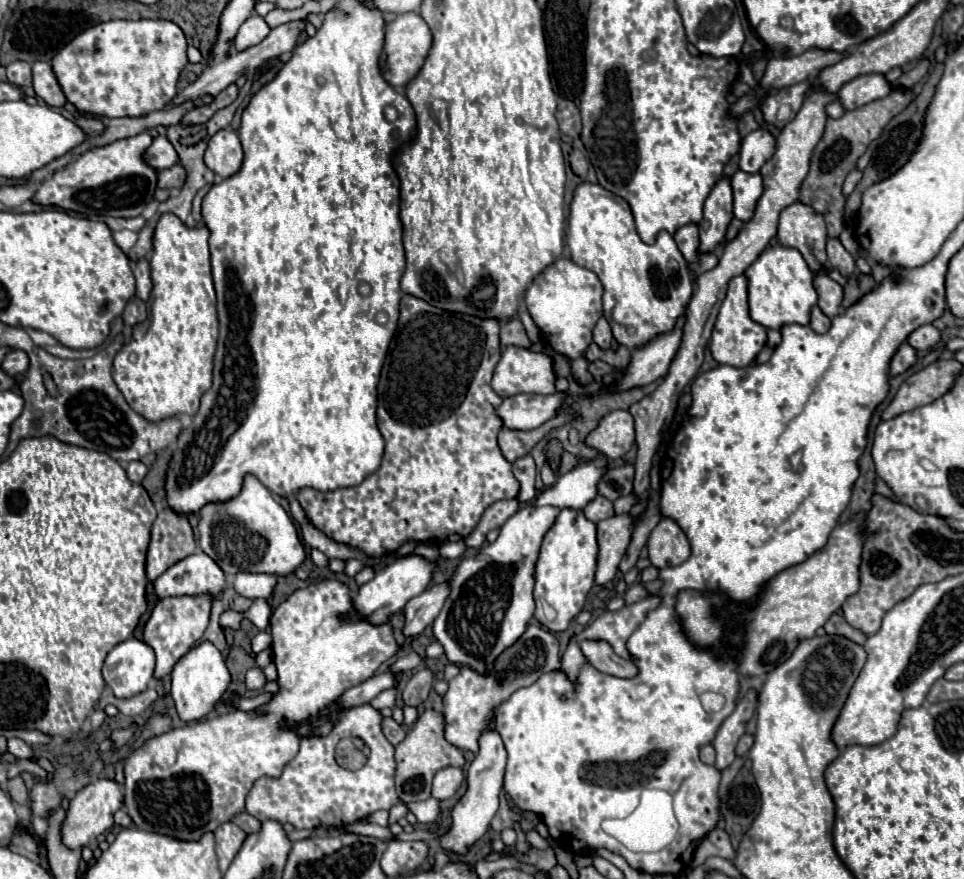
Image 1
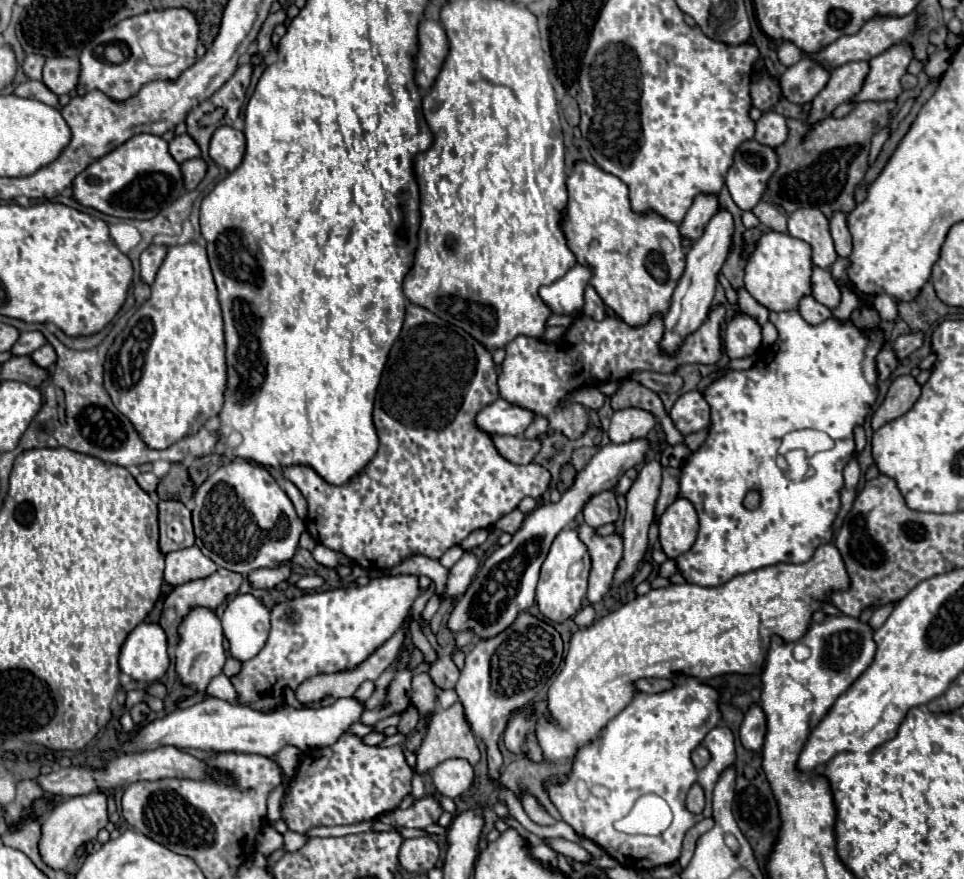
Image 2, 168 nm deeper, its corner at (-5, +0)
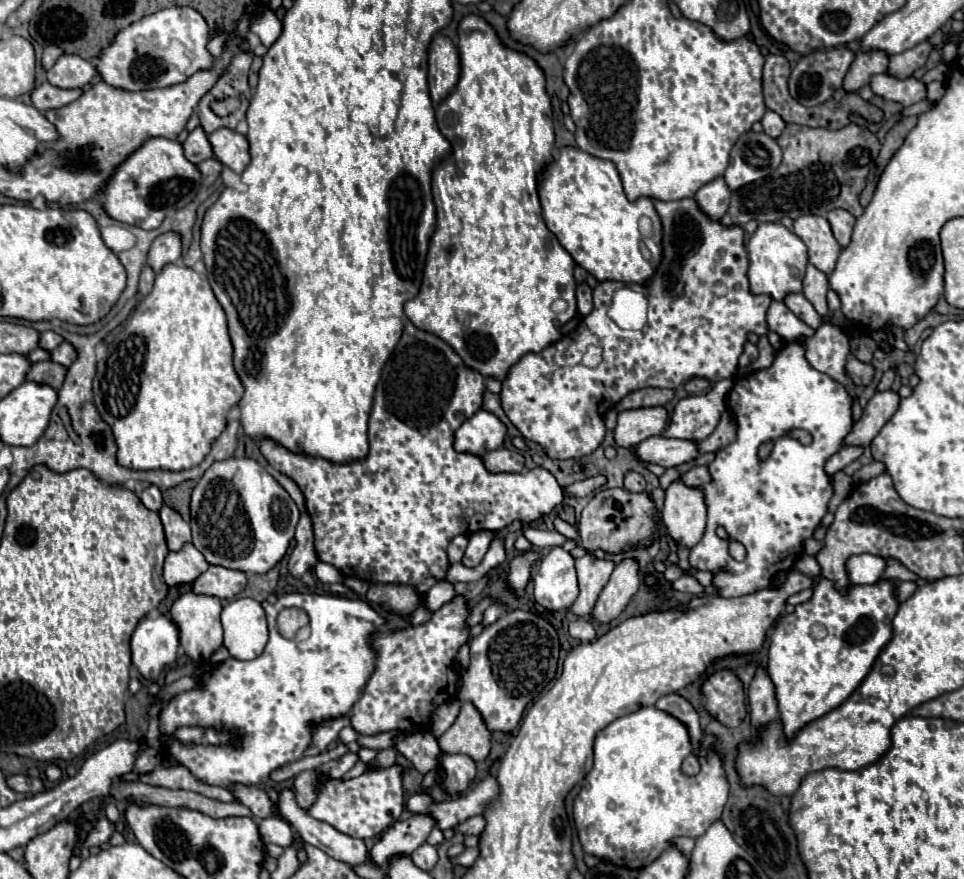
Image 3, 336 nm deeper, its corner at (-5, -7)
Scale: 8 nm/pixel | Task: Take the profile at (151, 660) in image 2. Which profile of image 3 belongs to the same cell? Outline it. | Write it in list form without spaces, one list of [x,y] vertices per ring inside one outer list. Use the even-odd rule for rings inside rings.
[[[167,615],[145,617],[131,637],[133,667],[143,679],[155,681],[161,671],[177,657],[179,631]]]

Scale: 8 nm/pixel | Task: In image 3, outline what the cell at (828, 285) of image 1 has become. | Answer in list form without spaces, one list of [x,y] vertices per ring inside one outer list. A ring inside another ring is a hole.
[[[807,265],[807,275],[803,279],[803,295],[813,303],[815,311],[825,317],[829,313],[827,307],[827,291],[829,291],[829,279],[825,273],[815,269],[813,265]]]

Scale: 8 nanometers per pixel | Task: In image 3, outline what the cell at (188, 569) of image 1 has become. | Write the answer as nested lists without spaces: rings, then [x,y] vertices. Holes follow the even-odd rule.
[[[187,543],[181,551],[169,553],[165,557],[163,579],[169,587],[187,585],[187,583],[193,583],[207,569],[209,569],[209,563],[205,561],[205,557],[191,543]]]

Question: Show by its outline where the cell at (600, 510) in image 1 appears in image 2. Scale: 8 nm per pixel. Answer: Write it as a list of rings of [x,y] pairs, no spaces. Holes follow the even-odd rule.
[[[605,490],[601,494],[591,496],[583,508],[583,516],[591,528],[599,528],[603,524],[615,522],[619,518],[619,504],[615,492]]]

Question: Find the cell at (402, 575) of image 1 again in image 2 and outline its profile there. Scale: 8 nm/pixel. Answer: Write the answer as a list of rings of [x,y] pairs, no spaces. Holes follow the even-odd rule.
[[[383,576],[367,586],[311,592],[275,604],[265,648],[255,658],[241,662],[241,670],[231,676],[239,706],[271,712],[283,704],[285,688],[297,690],[301,682],[313,676],[357,668],[401,628],[417,596],[419,584],[415,576]],[[289,610],[297,612],[297,622],[285,620]]]

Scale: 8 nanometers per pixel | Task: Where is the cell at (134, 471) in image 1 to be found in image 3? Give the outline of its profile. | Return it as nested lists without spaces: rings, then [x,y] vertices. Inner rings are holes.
[[[149,485],[147,489],[143,489],[141,495],[139,495],[139,499],[141,499],[143,505],[145,505],[147,509],[151,509],[151,511],[159,511],[161,505],[163,505],[161,491],[159,491],[159,487],[155,487],[155,485]]]

